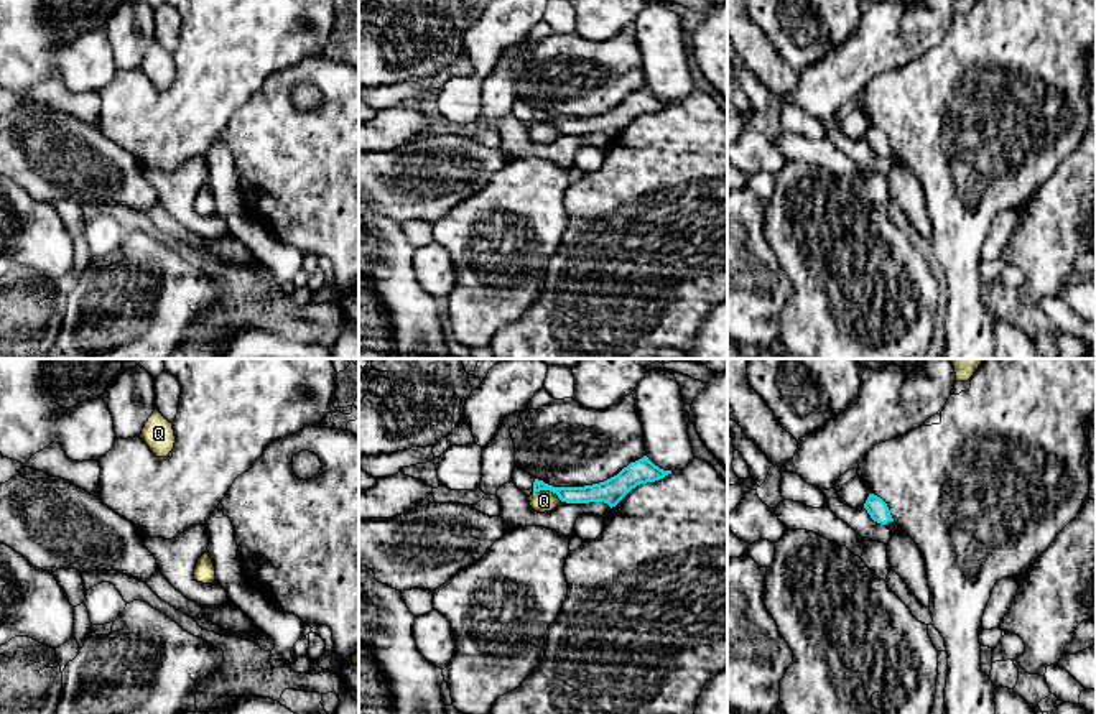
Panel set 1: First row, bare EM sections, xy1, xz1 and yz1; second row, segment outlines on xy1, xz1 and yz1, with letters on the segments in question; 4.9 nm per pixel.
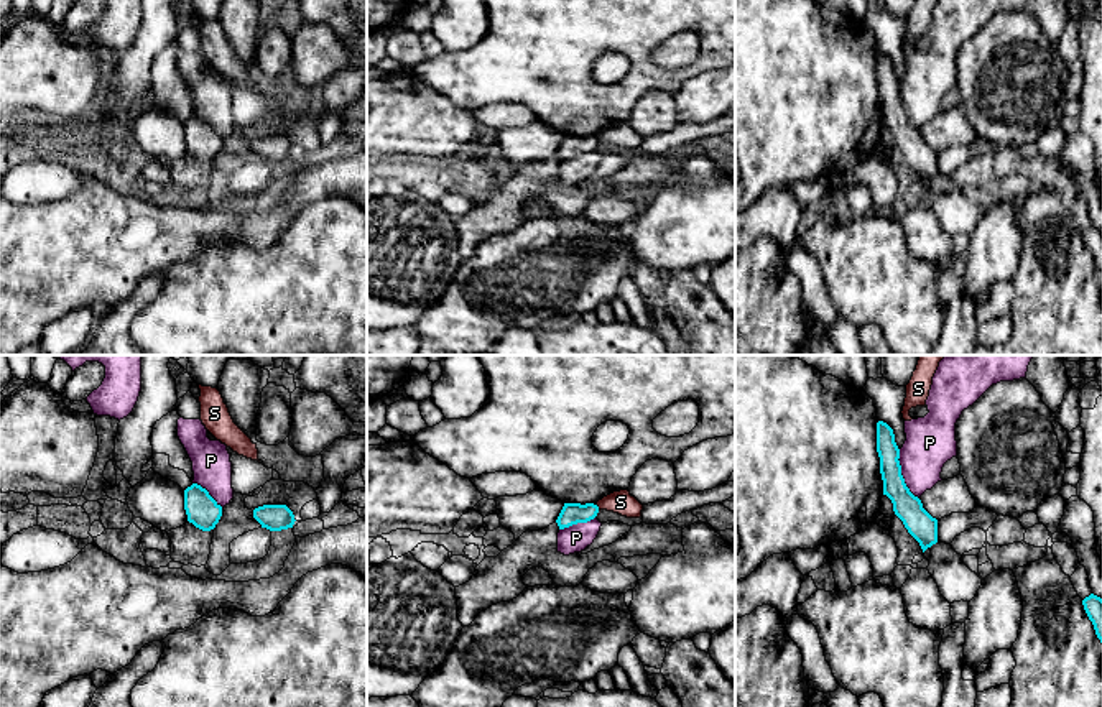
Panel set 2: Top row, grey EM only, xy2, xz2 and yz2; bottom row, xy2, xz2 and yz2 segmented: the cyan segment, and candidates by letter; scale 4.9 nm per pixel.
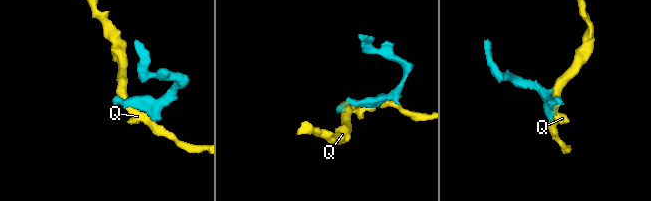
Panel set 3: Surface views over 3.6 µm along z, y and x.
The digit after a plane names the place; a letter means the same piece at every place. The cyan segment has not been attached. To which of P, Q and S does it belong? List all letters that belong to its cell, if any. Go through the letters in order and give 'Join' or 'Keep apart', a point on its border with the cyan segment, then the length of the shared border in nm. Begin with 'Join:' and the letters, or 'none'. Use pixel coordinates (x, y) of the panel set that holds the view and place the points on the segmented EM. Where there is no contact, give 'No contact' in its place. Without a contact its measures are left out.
Join: none
P: Keep apart. Touches cyan at yz2 (900, 474). Shared border 260 nm
Q: Keep apart. Touches cyan at xz1 (548, 489). Shared border 150 nm
S: Keep apart. Touches cyan at xz2 (597, 507). Shared border 30 nm

